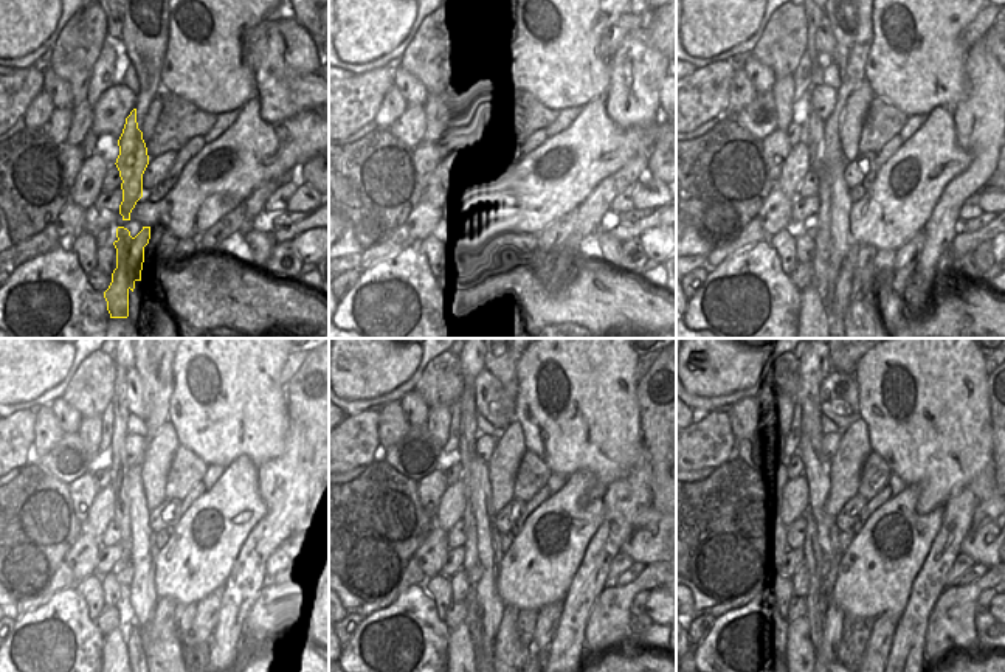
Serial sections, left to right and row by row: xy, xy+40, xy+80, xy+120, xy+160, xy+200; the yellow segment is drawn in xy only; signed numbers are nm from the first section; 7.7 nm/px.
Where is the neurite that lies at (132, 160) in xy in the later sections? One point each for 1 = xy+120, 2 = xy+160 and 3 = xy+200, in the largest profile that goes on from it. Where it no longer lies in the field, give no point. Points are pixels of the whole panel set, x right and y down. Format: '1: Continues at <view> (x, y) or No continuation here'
1: Continues at xy+120 (127, 623)
2: Continues at xy+160 (473, 621)
3: Continues at xy+200 (819, 618)

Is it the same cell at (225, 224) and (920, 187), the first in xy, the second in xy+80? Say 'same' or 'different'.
different

